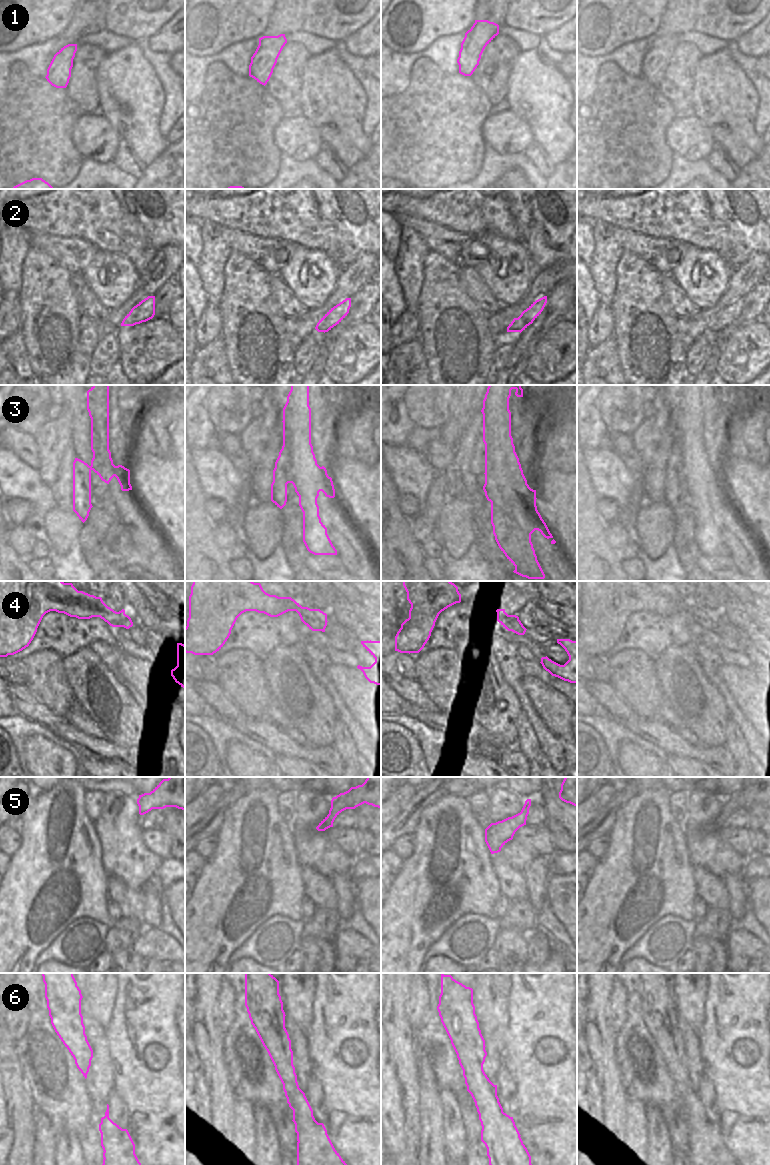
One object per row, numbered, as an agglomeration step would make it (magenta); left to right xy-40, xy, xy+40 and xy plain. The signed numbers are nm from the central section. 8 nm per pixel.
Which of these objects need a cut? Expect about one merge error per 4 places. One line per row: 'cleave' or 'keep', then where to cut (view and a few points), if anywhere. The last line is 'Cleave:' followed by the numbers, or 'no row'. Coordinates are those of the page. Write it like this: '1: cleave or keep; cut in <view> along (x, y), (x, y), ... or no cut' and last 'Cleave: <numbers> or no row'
1: keep; no cut
2: keep; no cut
3: cleave; cut in xy along (282, 447), (288, 450), (291, 482)
4: keep; no cut
5: keep; no cut
6: keep; no cut
Cleave: 3

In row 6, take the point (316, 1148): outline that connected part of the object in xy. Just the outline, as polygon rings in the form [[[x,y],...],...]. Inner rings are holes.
[[[245,973],[245,1006],[263,1046],[267,1050],[275,1070],[283,1084],[289,1107],[293,1110],[293,1122],[297,1133],[297,1165],[347,1165],[335,1150],[323,1123],[318,1123],[313,1110],[299,1088],[293,1065],[291,1040],[285,1028],[285,1012],[279,994],[279,981],[270,973]]]

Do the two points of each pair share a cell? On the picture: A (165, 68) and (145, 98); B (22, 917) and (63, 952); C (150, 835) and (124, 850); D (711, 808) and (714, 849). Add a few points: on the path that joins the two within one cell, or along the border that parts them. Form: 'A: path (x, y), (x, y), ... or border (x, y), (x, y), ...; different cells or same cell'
A: border (145, 58), (162, 87), (164, 101); different cells
B: border (67, 925), (35, 959); different cells
C: border (142, 829), (143, 843), (159, 856); different cells
D: path (700, 819), (695, 825), (695, 830), (703, 842); same cell

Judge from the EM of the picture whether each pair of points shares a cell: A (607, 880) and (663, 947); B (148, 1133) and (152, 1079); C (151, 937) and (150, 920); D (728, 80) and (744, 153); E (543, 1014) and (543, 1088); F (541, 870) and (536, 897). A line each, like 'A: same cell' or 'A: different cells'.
A: different cells
B: same cell
C: different cells
D: same cell
E: same cell
F: same cell

